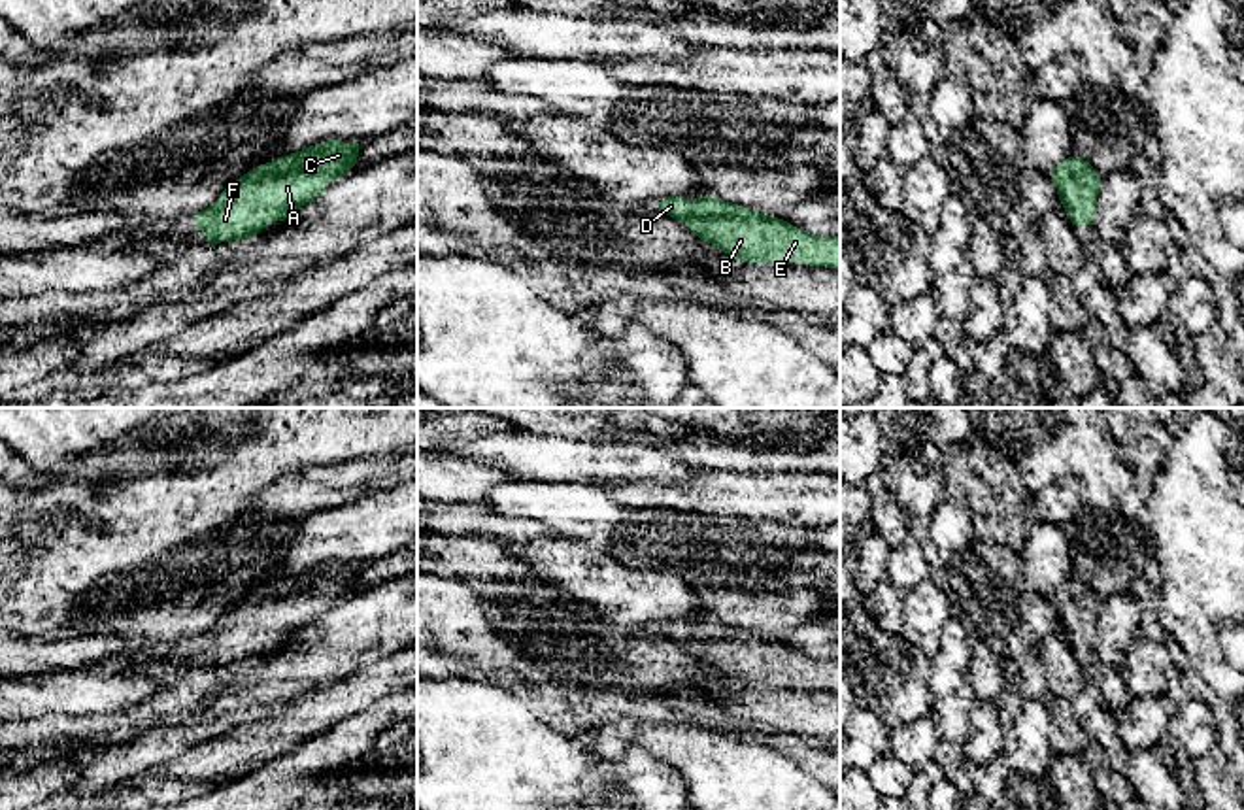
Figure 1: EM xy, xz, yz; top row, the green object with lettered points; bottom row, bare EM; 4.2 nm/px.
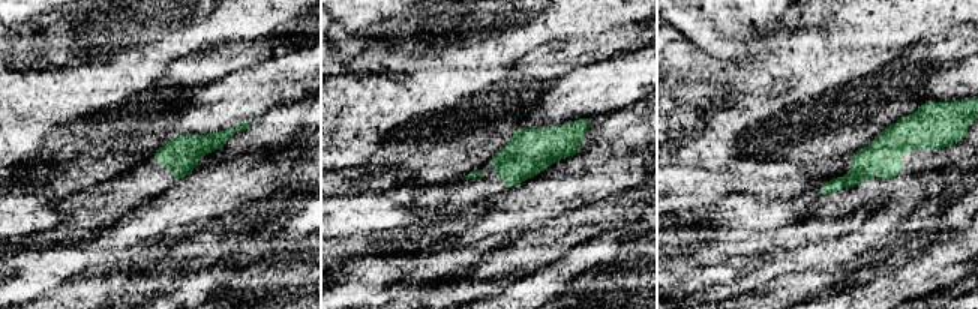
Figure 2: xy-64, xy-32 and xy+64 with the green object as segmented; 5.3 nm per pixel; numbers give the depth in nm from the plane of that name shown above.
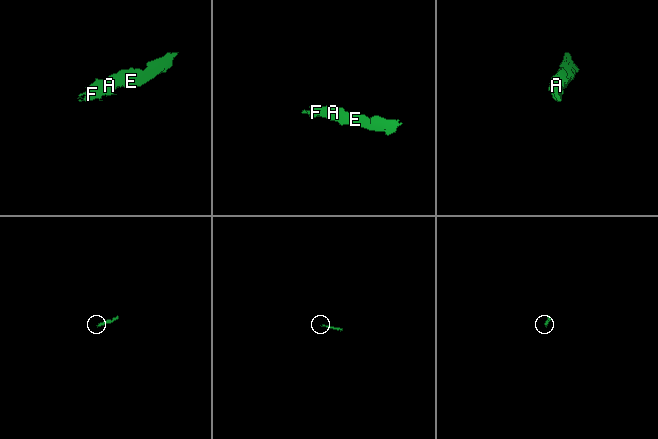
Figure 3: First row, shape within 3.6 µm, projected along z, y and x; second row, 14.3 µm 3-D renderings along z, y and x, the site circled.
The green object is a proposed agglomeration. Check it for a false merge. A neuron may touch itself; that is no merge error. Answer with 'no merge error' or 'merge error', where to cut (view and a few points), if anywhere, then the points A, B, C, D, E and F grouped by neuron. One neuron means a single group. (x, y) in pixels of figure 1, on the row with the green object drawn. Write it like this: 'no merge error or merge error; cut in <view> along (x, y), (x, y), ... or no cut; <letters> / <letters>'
no merge error; no cut; A B C D E F

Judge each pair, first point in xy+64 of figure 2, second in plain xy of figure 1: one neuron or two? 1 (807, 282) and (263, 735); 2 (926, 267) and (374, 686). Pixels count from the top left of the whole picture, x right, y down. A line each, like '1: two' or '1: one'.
1: one
2: two

